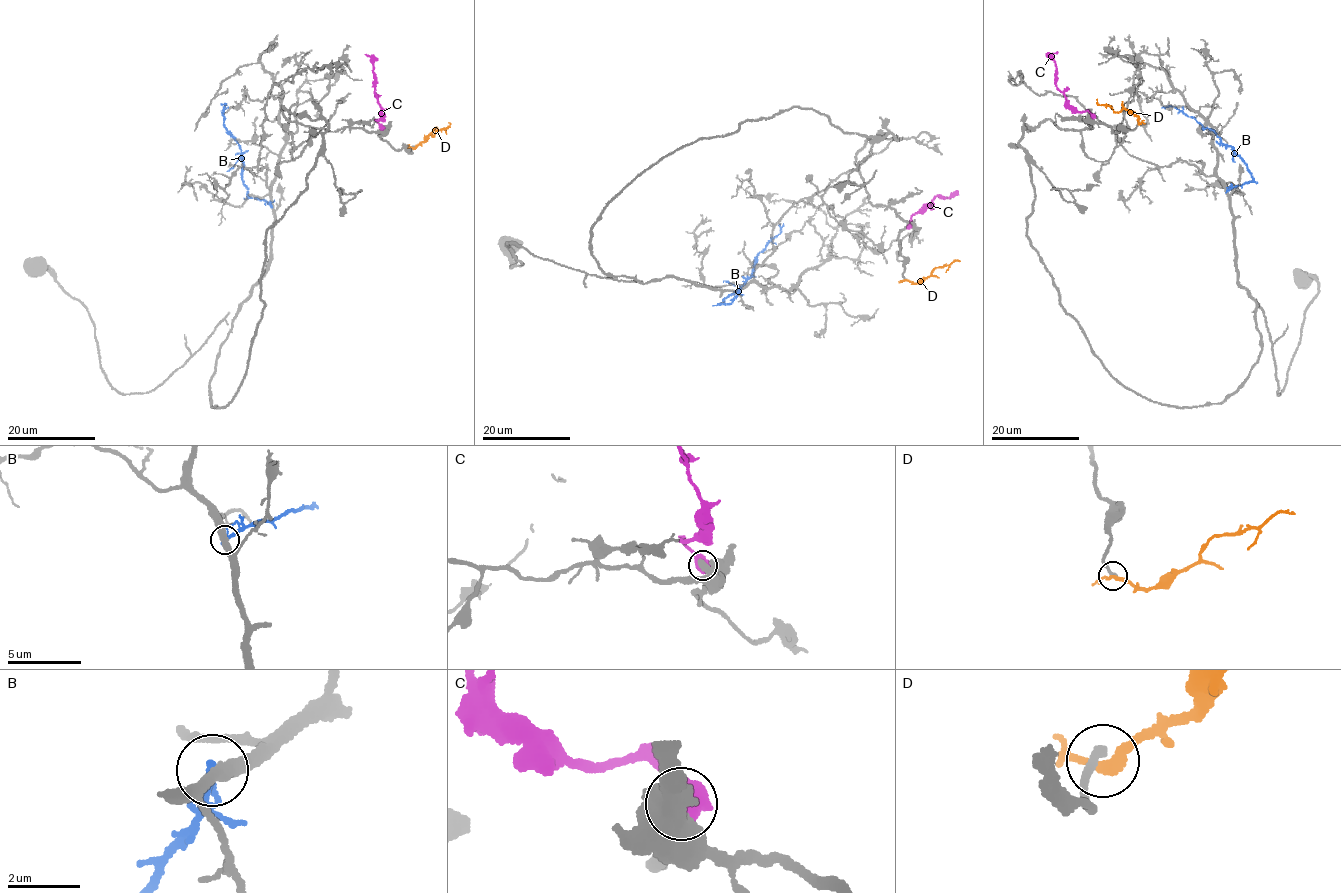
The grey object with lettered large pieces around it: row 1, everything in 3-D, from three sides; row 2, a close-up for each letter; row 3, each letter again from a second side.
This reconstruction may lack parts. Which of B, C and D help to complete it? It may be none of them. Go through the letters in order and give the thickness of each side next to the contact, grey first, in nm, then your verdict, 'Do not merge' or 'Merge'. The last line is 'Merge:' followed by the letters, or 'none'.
B: Thickness 400 nm (grey) against 240 nm. Do not merge
C: Thickness 550 nm (grey) against 750 nm. Do not merge
D: Thickness 240 nm (grey) against 240 nm. Do not merge
Merge: none

